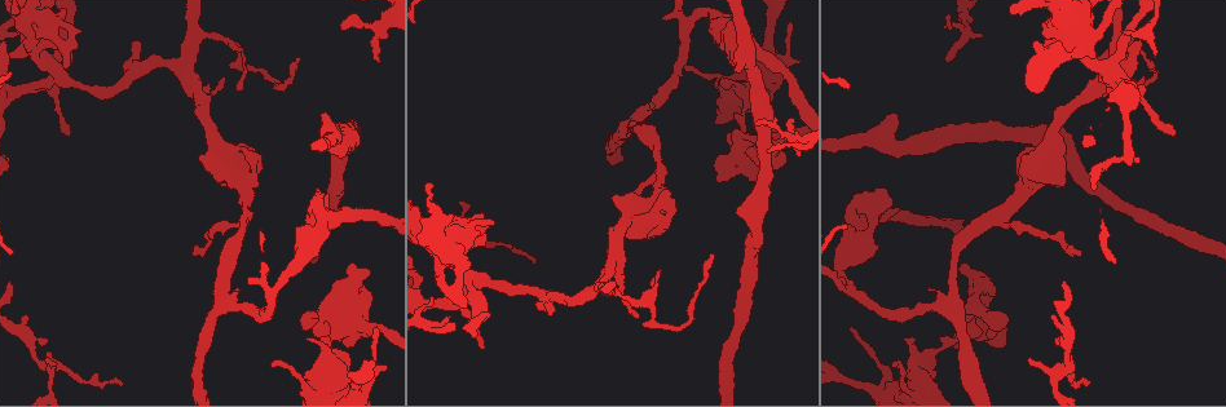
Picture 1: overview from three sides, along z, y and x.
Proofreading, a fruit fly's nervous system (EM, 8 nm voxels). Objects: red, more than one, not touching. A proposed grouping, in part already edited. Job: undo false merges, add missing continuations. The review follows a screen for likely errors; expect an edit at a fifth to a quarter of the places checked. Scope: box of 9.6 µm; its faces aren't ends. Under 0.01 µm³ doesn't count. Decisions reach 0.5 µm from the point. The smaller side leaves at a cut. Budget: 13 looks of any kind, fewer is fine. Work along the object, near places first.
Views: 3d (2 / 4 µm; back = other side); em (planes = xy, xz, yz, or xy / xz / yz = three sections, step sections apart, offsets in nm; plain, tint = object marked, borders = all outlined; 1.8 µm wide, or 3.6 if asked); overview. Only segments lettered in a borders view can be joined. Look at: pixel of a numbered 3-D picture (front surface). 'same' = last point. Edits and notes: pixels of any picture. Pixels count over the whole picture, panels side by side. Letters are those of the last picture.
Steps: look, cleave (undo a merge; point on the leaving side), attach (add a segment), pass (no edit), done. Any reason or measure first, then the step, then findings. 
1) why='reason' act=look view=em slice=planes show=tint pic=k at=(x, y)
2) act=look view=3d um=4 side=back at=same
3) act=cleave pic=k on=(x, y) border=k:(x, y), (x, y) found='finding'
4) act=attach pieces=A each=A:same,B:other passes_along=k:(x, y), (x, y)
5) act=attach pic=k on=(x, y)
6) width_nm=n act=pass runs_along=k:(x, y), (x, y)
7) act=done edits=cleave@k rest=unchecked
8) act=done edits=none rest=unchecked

why='an open end' act=look view=em slice=xz step=4 show=borders pic=1 at=(793, 122)

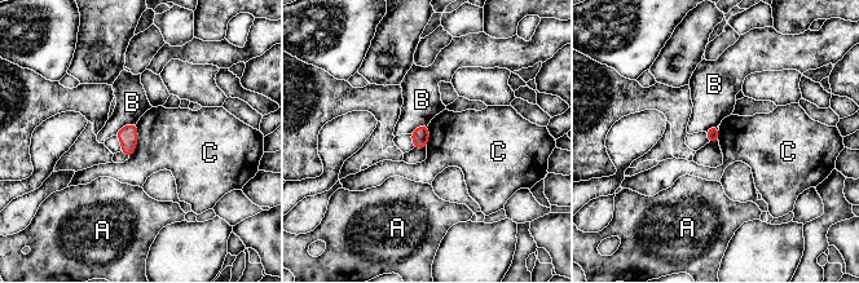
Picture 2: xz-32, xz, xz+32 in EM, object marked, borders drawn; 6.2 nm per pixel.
longest_contact=C:220nm act=pass each=A:other,B:other,C:other border=2:(136, 124), (137, 145), (130, 158) found='none of them fits'

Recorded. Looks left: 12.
why='an open end' act=look view=em slice=xz step=16 show=borders pic=1 at=(991, 335)

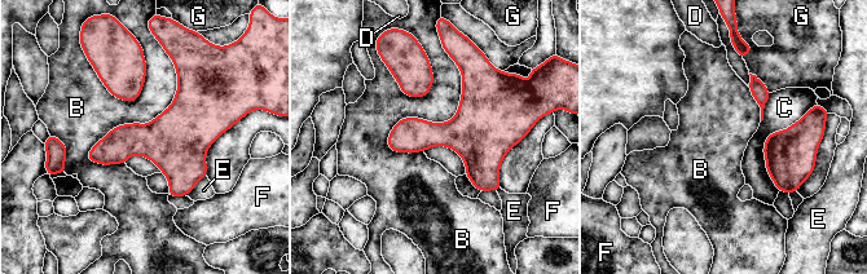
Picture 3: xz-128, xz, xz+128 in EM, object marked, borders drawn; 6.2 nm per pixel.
why='cut it another way' act=look view=em slice=planes show=borders at=same

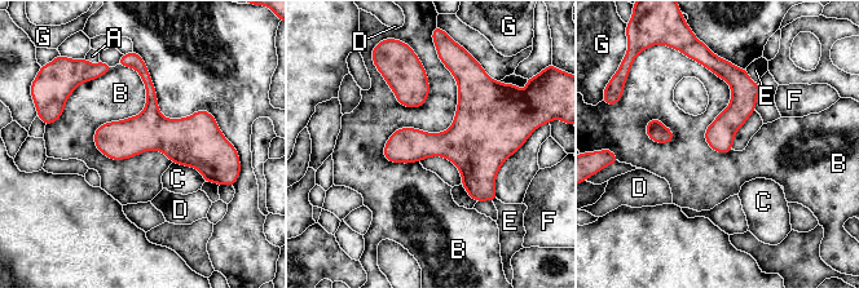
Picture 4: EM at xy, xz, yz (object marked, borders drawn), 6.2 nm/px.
longest_contact=B:700nm act=pass each=A:other,B:other,C:other,D:other,E:other,F:other,G:other border=4:(117, 65), (172, 162) found='none of them fits'

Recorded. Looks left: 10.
act=look view=em slice=planes show=borders pic=1 at=(907, 338)

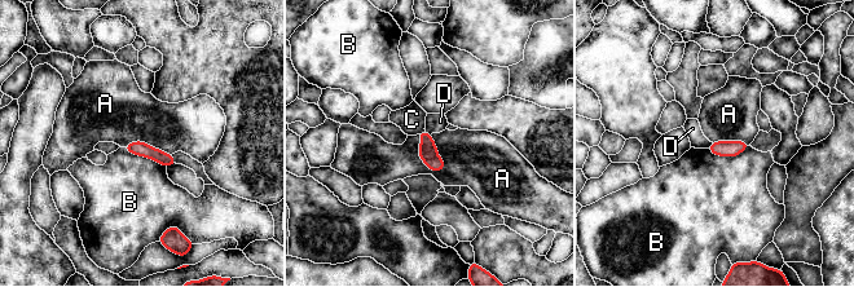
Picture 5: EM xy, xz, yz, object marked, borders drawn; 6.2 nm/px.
act=pass each=A:other,B:other,C:other,D:other runs_along=5:(130, 148), (144, 149), (171, 162) found='no lettered segment goes on from it'

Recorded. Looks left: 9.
why='thick end' act=look view=em um=3.6 slice=planes show=borders pic=1 at=(892, 114)

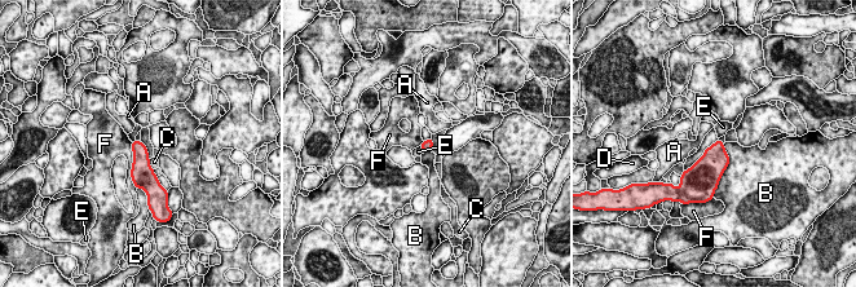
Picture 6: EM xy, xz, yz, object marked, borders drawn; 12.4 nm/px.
act=pass each=A:other,B:other,C:other,D:other,E:other,F:other border=6:(420, 146), (423, 151) found='none of them fits'

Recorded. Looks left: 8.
why='branch stops here' act=look view=3d um=4 pic=1 at=(79, 31)

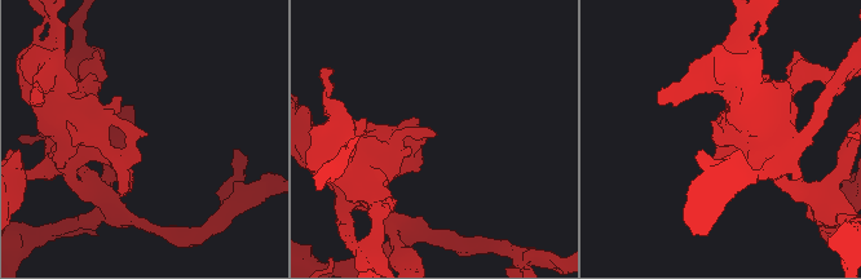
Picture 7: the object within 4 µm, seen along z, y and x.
act=look view=em slice=planes show=tint pic=7 at=(437, 134)

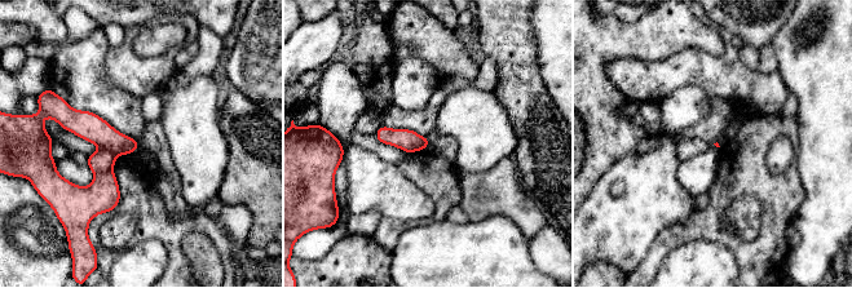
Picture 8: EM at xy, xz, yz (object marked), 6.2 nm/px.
act=look view=em slice=planes show=borders at=same

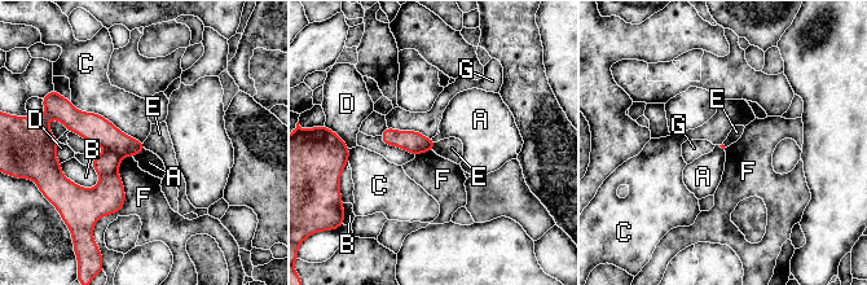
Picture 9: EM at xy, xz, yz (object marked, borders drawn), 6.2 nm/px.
longest_contact=C:550nm act=cleave pic=9 on=(108, 162) each=A:other,B:other,C:other,D:other,E:other,F:other,G:other found='a second neuron is stuck on'

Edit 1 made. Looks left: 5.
act=done edits=cleave@9 rest=unchecked

